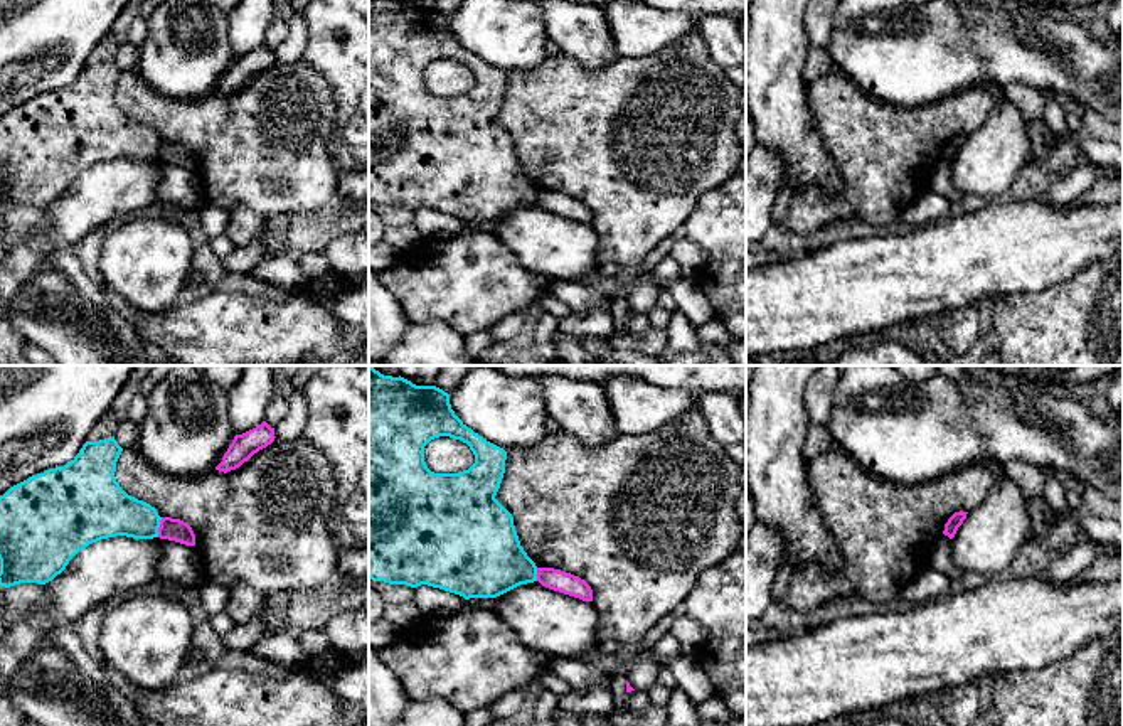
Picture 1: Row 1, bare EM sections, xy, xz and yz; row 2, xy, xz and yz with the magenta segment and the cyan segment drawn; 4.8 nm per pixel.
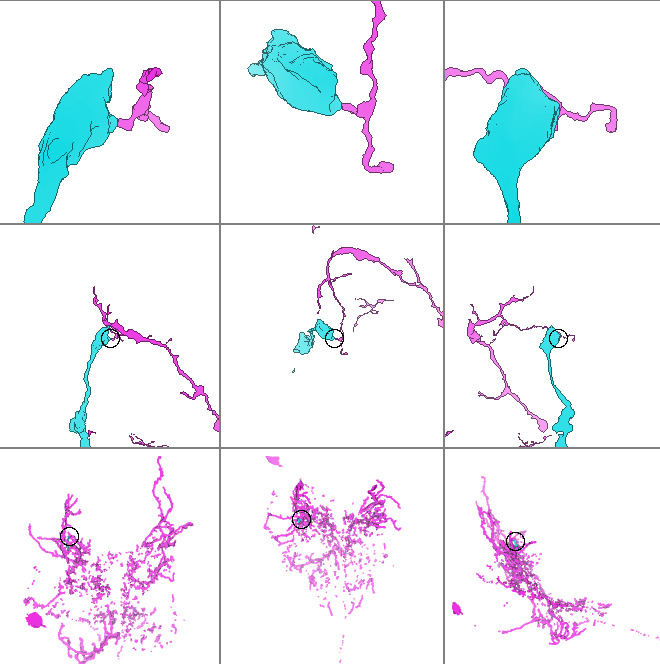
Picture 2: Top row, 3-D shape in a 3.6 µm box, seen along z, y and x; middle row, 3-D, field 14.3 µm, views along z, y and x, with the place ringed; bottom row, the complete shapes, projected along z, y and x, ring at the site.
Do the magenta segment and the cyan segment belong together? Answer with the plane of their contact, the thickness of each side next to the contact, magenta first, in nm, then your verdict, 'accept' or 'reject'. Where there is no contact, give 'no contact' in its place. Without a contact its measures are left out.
contact in xy; calibres 110 and 240 nm; reject

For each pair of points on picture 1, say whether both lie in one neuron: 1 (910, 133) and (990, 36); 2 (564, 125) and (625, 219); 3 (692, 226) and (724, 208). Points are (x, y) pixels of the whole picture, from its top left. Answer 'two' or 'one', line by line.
1: two
2: one
3: one

